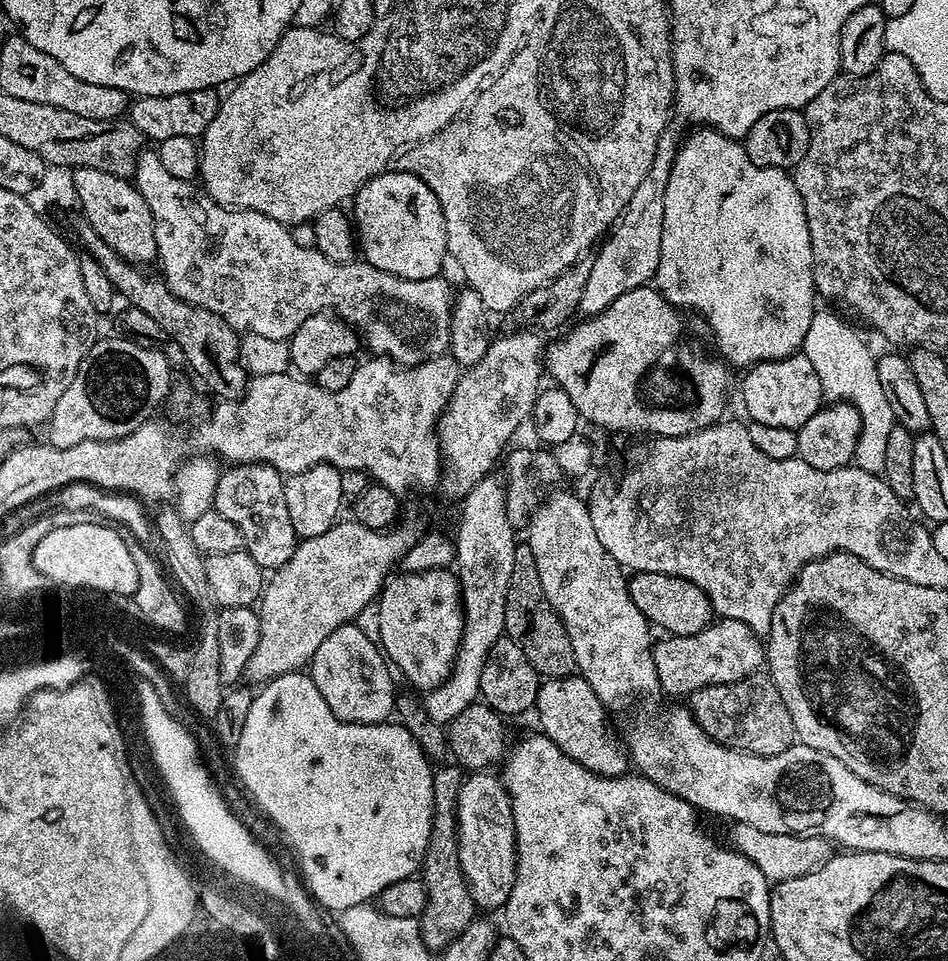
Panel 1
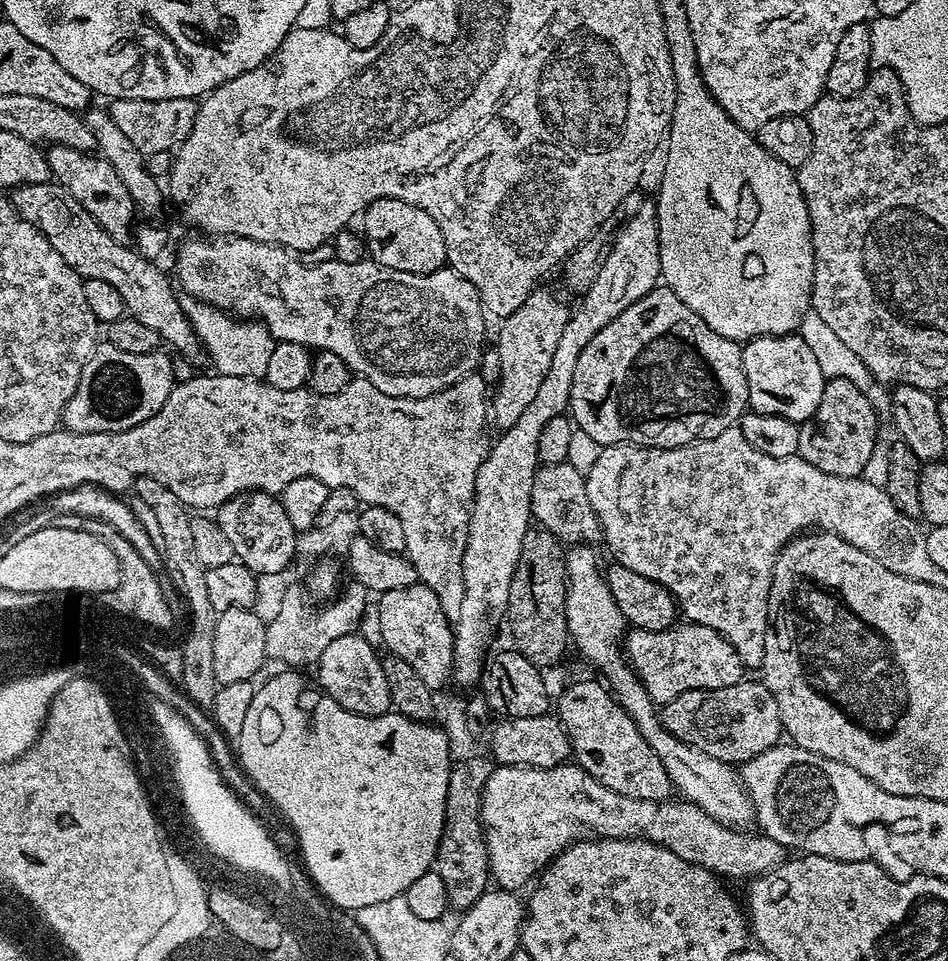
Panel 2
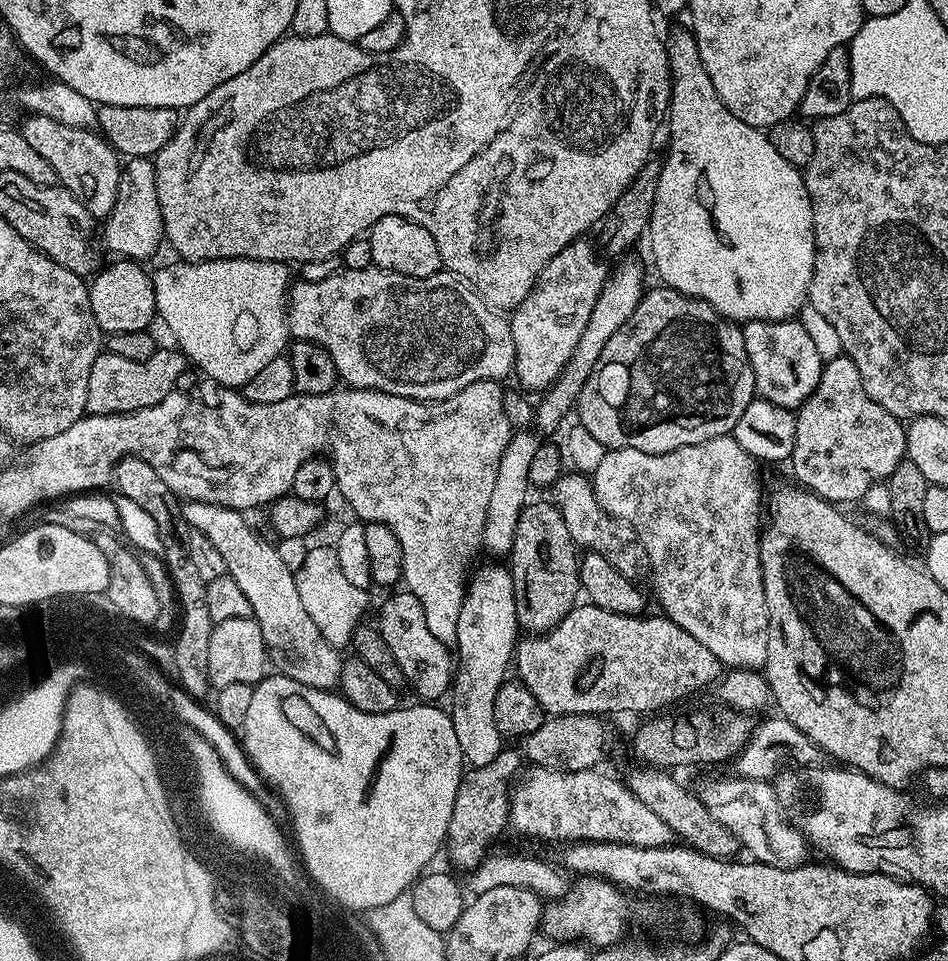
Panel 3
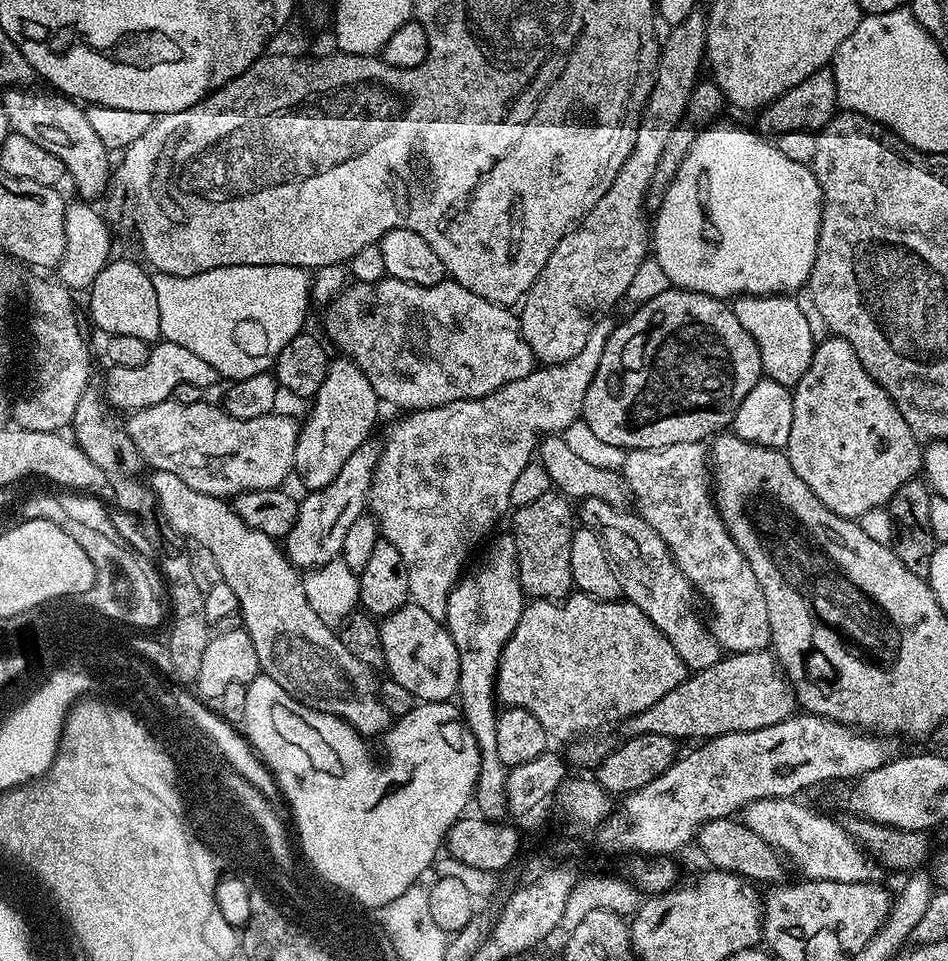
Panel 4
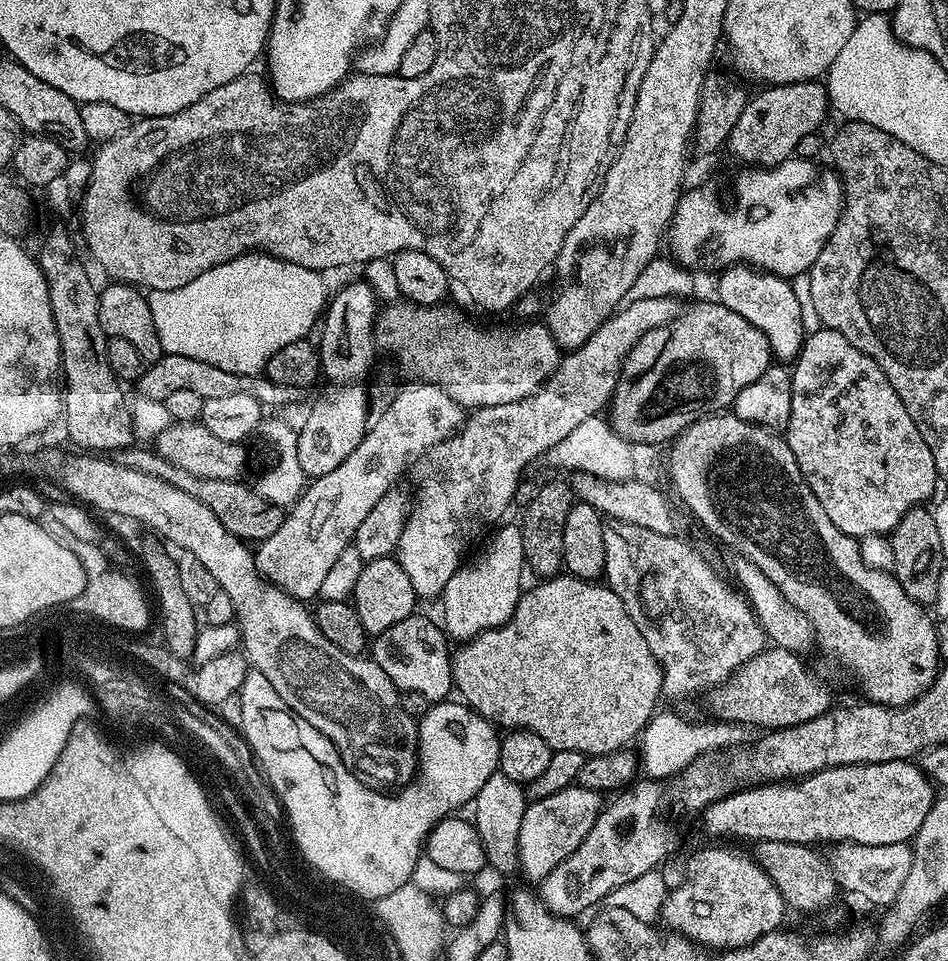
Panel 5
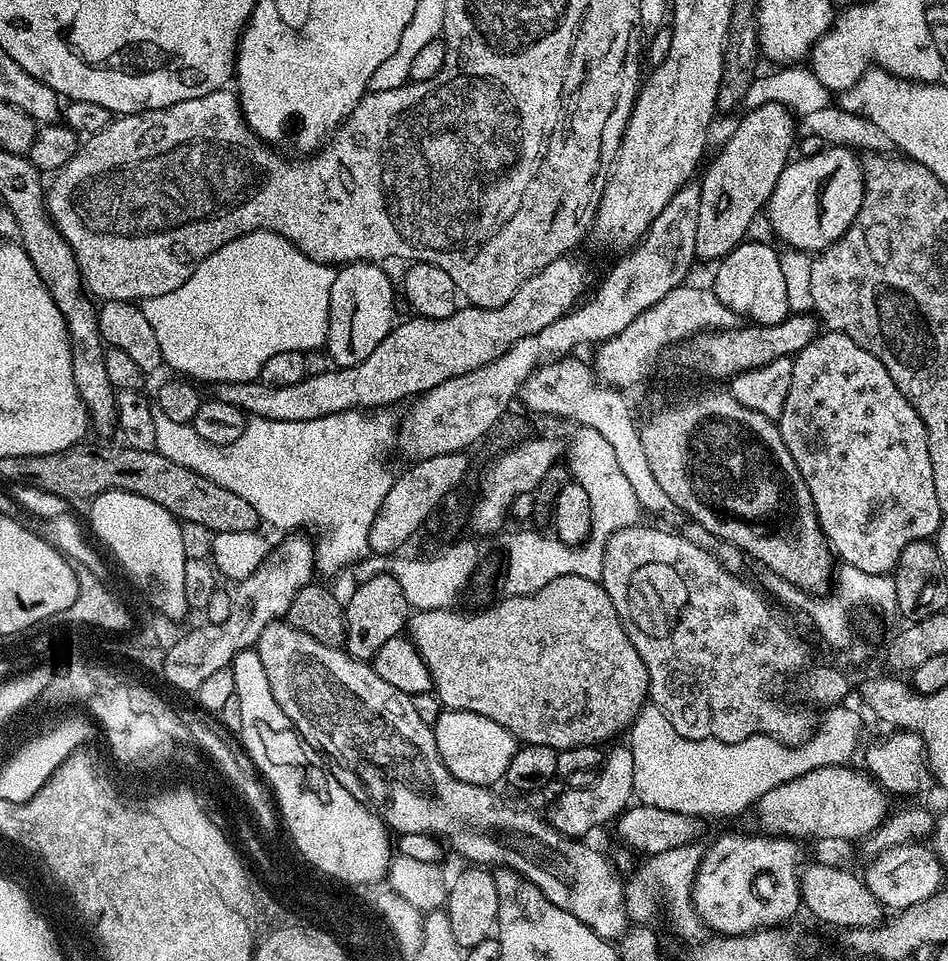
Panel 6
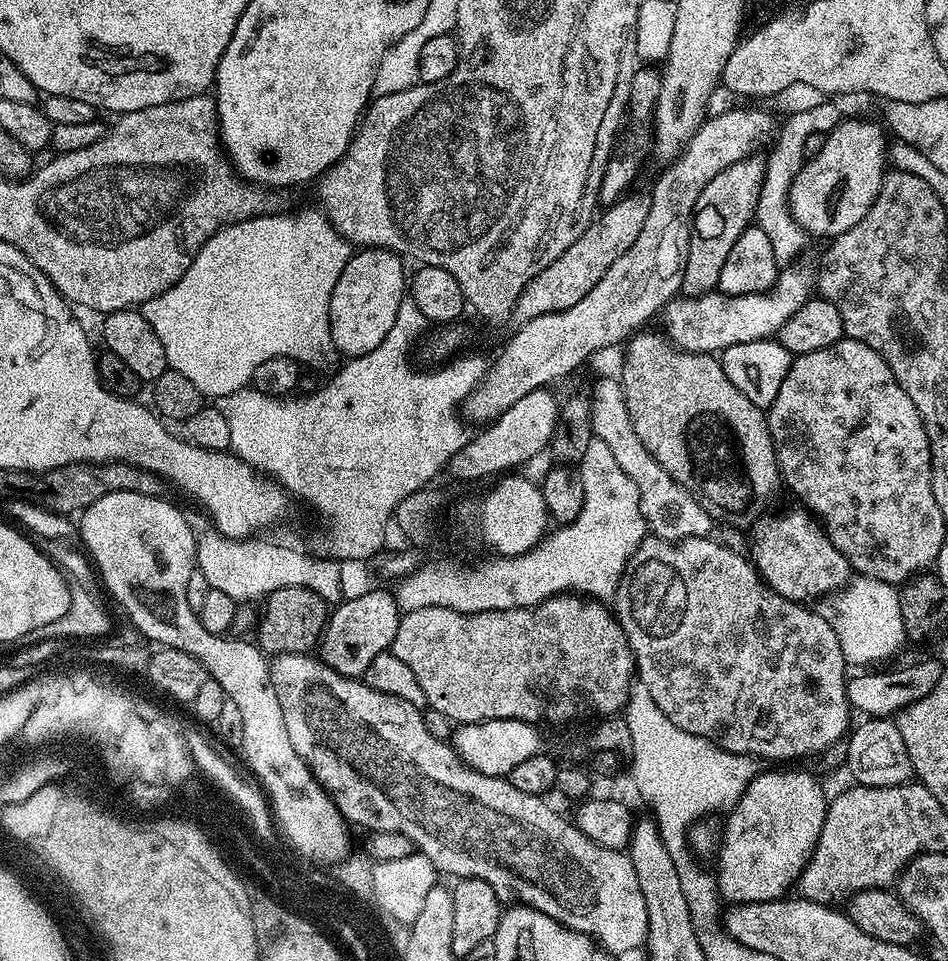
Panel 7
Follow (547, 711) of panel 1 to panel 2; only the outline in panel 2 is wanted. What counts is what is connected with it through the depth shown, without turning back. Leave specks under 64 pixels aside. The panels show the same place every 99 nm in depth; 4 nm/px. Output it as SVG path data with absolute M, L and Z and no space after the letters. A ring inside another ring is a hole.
M580 680L554 700L554 712L568 736L574 762L614 794L657 802L669 799L674 789L658 754L650 750L615 696L596 680Z

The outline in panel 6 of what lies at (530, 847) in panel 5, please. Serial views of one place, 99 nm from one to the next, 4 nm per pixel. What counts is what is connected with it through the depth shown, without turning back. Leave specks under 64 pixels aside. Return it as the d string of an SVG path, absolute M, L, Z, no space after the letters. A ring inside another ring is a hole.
M611 745L605 753L601 774L592 787L568 788L552 804L548 821L564 836L584 838L592 830L613 823L631 805L635 792L634 758L629 745Z

